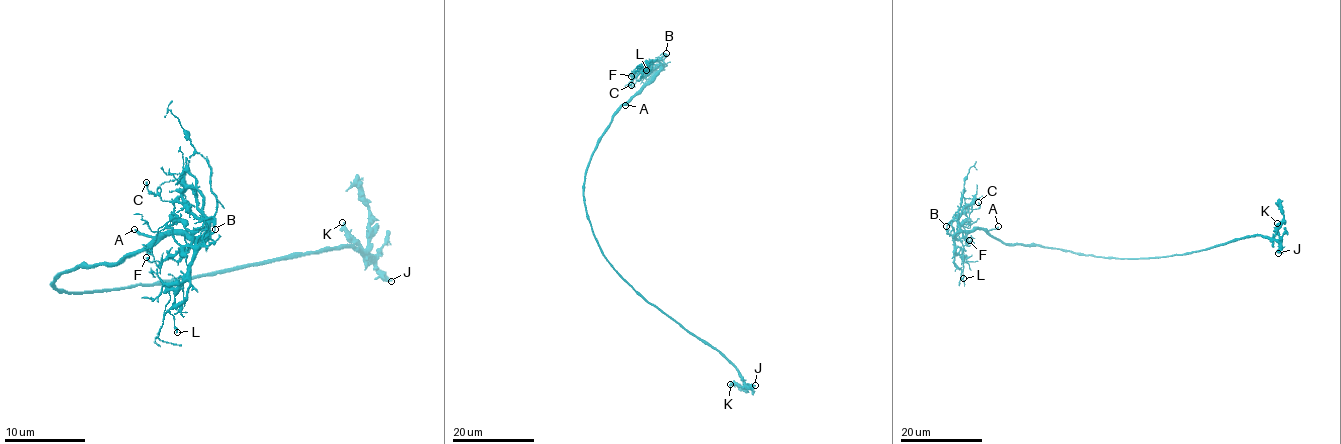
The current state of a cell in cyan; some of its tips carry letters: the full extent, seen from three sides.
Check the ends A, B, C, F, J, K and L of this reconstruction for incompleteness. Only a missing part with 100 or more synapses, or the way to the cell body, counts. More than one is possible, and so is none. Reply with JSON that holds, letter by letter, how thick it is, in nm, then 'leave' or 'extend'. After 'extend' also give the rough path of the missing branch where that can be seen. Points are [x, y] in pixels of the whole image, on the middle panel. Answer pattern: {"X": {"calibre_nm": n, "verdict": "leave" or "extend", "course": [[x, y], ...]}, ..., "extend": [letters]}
{"A": {"calibre_nm": 240, "verdict": "extend", "course": [[625, 105], [598, 148], [586, 187], [590, 232], [607, 266], [666, 323], [751, 383], [771, 441]]}, "B": {"calibre_nm": 180, "verdict": "leave"}, "C": {"calibre_nm": 170, "verdict": "leave"}, "F": {"calibre_nm": 140, "verdict": "leave"}, "J": {"calibre_nm": 300, "verdict": "leave"}, "K": {"calibre_nm": 220, "verdict": "leave"}, "L": {"calibre_nm": 180, "verdict": "leave"}, "extend": ["A"]}

